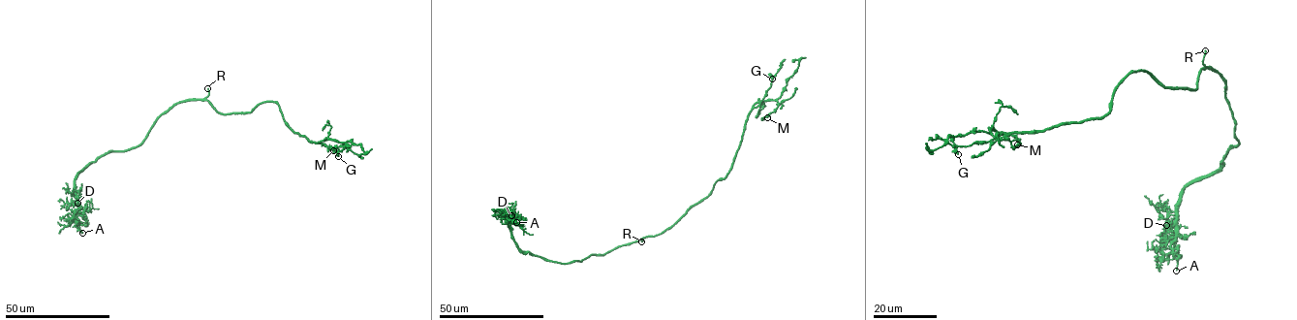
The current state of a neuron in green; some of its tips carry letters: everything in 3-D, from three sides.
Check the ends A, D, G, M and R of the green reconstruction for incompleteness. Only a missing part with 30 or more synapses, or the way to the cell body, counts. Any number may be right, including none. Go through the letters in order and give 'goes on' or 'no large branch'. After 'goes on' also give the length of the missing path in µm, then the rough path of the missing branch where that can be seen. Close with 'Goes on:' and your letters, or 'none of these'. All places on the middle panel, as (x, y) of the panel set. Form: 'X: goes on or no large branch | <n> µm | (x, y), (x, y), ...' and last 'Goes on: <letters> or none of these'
A: no large branch
D: goes on | 20 µm | (511, 215), (511, 197), (505, 189), (498, 189)
G: no large branch
M: no large branch
R: goes on | 30 µm
Goes on: D, R

